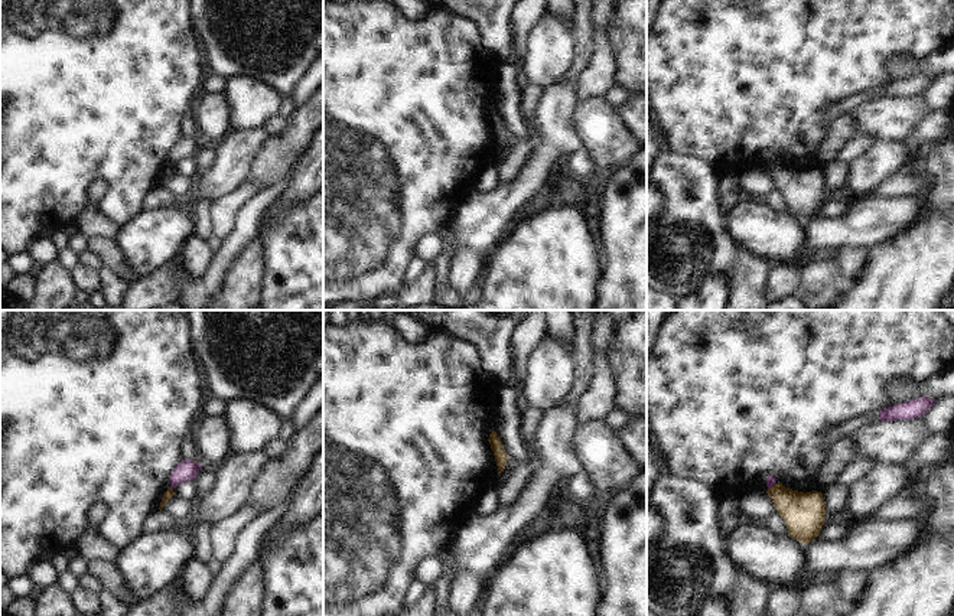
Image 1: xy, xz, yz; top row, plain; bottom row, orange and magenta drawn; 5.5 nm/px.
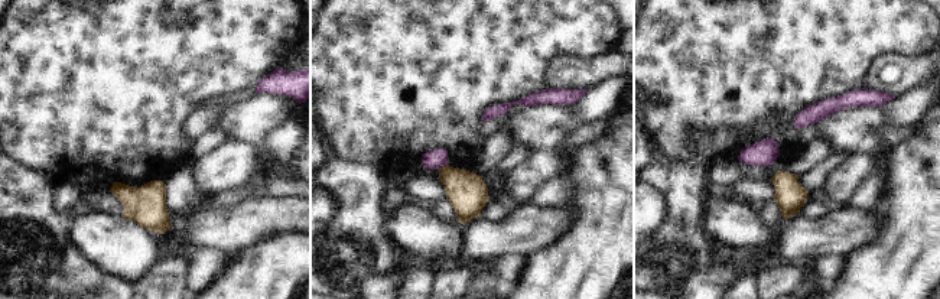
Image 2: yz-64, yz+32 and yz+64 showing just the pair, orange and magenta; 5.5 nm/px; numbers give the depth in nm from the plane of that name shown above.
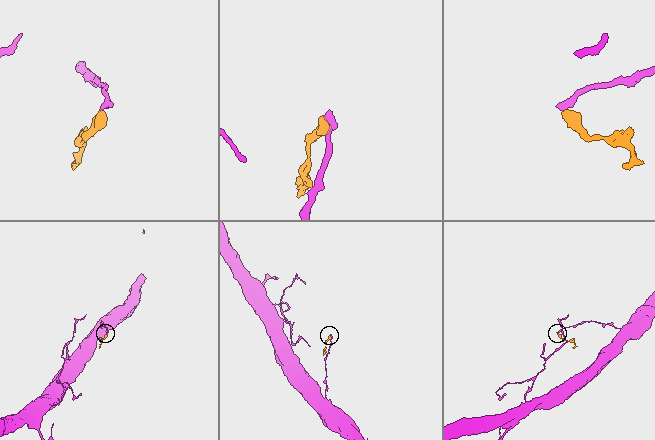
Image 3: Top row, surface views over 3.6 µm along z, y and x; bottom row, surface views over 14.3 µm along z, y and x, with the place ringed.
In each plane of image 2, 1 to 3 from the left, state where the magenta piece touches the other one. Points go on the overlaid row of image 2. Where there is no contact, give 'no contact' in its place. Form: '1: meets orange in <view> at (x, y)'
1: no contact
2: meets orange in yz+32 at (442, 166)
3: no contact

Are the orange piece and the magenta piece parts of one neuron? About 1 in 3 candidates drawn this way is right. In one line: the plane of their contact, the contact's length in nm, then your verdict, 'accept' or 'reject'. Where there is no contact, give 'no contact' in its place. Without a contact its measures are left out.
yz | 60 nm | reject

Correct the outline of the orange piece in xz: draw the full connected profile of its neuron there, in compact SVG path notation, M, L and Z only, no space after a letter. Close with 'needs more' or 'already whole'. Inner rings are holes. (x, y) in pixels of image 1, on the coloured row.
M492 431L489 434L488 441L489 441L491 449L494 452L495 462L496 462L496 466L498 466L498 470L499 470L498 475L499 475L505 469L505 465L507 465L507 460L508 460L508 454L505 453L502 441L498 437L496 431Z; already whole

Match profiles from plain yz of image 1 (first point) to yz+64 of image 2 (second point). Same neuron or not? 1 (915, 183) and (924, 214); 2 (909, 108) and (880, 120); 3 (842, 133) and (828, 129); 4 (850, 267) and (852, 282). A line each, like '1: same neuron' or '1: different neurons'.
1: different neurons
2: same neuron
3: different neurons
4: different neurons

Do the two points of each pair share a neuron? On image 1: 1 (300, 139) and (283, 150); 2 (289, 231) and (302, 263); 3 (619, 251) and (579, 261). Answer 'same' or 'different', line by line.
1: same
2: same
3: different

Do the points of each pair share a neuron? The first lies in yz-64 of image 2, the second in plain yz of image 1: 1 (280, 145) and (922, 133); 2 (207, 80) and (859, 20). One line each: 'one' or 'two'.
1: one
2: one

